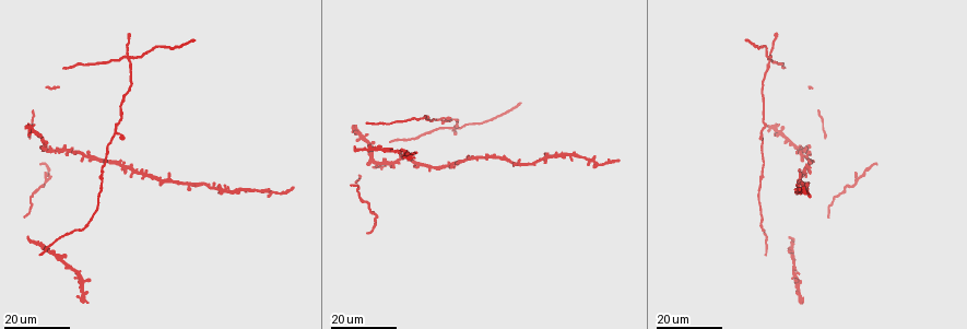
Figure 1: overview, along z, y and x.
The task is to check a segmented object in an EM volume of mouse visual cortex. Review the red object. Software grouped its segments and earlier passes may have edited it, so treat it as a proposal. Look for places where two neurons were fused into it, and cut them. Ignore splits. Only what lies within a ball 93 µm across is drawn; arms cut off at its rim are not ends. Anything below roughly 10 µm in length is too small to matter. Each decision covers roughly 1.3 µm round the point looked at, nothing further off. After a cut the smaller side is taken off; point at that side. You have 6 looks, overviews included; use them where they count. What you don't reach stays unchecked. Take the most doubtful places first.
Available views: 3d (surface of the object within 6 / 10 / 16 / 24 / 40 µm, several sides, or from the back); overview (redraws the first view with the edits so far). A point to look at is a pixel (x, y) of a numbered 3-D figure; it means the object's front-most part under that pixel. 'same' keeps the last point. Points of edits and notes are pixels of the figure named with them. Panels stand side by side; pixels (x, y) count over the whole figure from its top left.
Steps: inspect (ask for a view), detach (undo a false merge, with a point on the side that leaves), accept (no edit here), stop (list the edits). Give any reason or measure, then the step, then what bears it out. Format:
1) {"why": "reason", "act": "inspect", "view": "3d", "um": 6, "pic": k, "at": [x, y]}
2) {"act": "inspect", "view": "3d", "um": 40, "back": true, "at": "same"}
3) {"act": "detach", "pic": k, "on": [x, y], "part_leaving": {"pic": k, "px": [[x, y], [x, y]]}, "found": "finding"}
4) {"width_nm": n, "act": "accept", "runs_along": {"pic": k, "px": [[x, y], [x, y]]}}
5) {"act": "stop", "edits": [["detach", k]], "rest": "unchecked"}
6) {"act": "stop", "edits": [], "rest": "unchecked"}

{"why": "three-way junction", "act": "inspect", "view": "3d", "um": 24, "pic": 1, "at": [129, 58]}

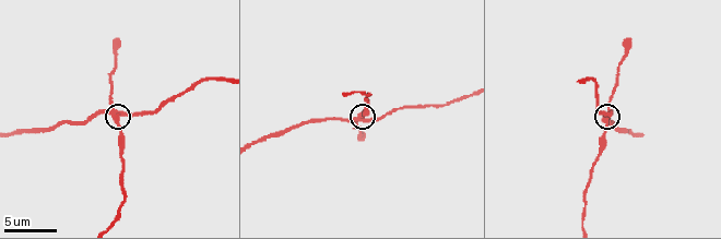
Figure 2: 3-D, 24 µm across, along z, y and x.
{"act": "inspect", "view": "3d", "um": 10, "pic": 2, "at": [116, 119]}

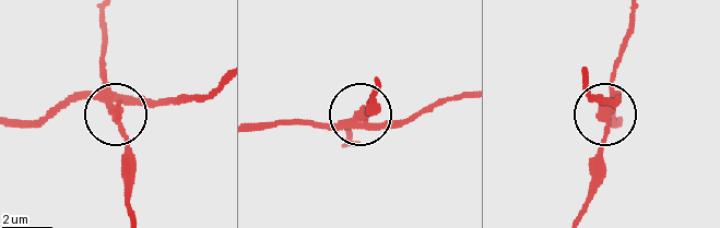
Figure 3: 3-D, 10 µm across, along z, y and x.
{"width_nm": 300, "act": "detach", "pic": 3, "on": [143, 102], "part_leaving": {"pic": 3, "px": [[105, 94], [77, 94], [38, 117], [13, 119]]}, "found": "two neurons meet here"}

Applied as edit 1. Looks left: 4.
{"act": "inspect", "view": "overview"}

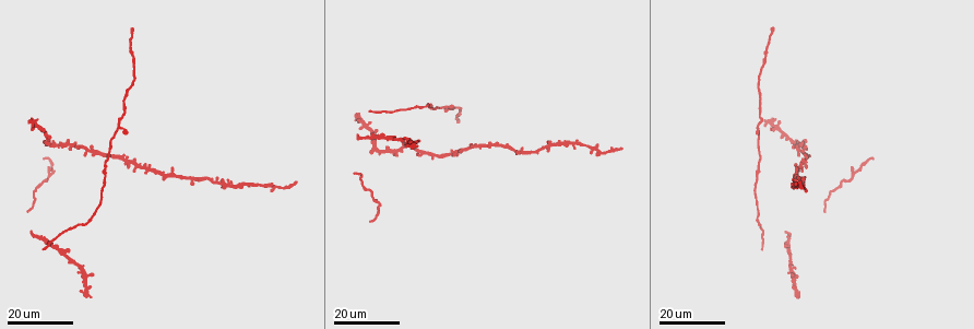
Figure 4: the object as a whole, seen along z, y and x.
{"why": "three arms meet", "act": "inspect", "view": "3d", "um": 16, "pic": 4, "at": [395, 152]}

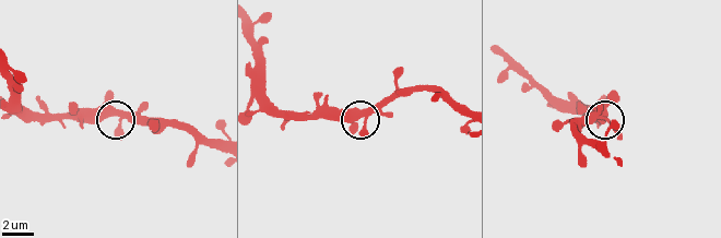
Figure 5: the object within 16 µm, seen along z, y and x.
{"act": "inspect", "view": "3d", "um": 10, "pic": 5, "at": [362, 122]}

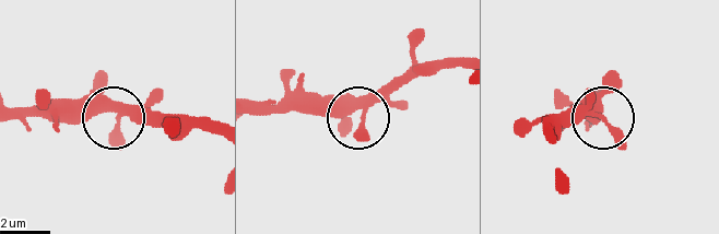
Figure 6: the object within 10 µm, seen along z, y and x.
{"act": "inspect", "view": "3d", "um": 6, "pic": 6, "at": [361, 119]}

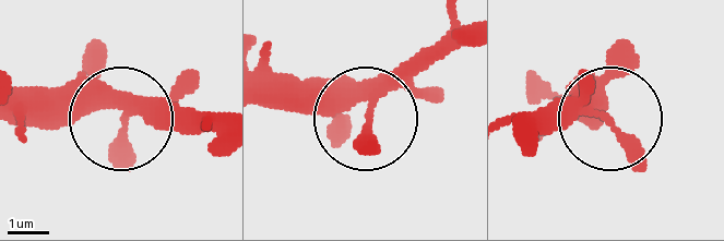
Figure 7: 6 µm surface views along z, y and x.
{"side_arm_um": 23, "act": "accept", "found": "continuous, no second neuron"}

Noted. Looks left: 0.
{"act": "stop", "edits": [["detach", 3]], "rest": "unchecked"}

